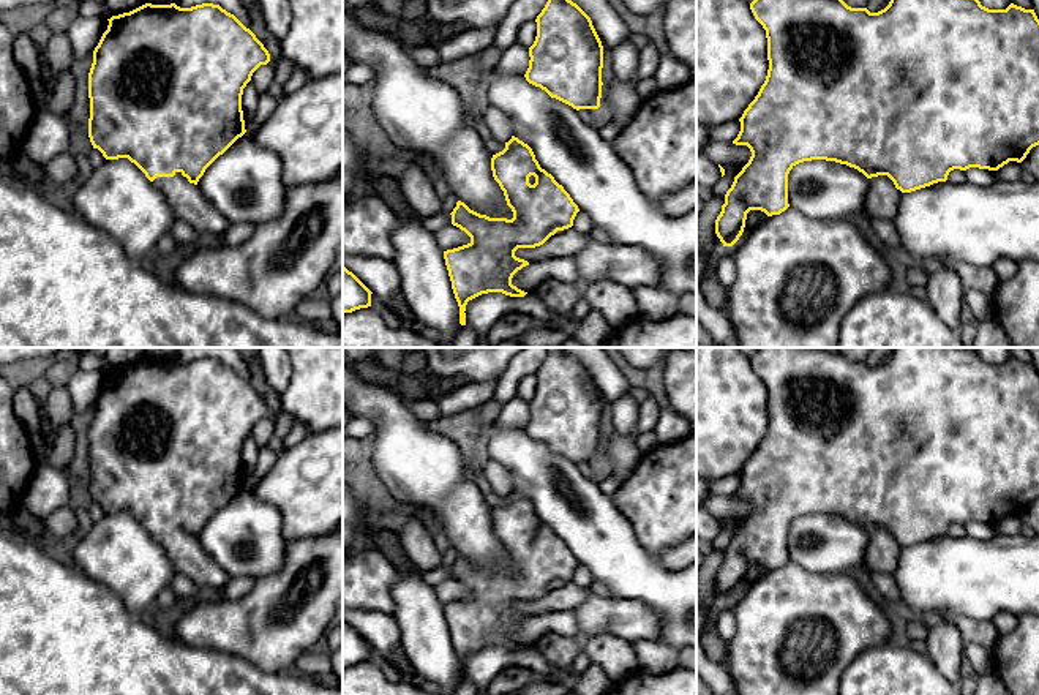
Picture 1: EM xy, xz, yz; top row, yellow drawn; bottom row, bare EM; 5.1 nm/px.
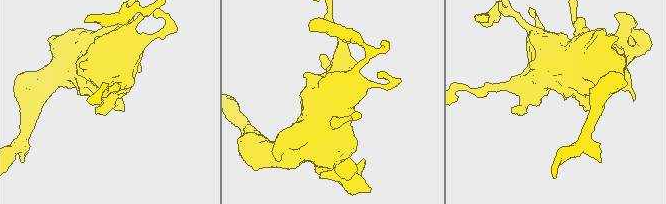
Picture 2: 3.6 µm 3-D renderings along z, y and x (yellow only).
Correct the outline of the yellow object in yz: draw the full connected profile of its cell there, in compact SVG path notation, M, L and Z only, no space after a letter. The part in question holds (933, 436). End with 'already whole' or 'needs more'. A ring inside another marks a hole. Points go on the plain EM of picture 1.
M760 348L750 363L766 384L769 423L755 453L744 464L741 485L733 494L752 505L748 517L734 531L725 548L725 558L715 573L715 588L723 600L733 600L744 586L747 567L761 564L767 570L780 569L788 558L788 528L804 515L826 513L846 518L862 526L873 540L865 564L880 573L892 575L902 547L911 547L938 535L946 535L954 523L970 521L998 524L1009 515L1022 517L1030 504L1039 499L1039 373L1034 363L1011 357L1006 363L988 363L976 351L962 348L892 348L889 359L870 366L867 362L848 360L838 348Z | needs more

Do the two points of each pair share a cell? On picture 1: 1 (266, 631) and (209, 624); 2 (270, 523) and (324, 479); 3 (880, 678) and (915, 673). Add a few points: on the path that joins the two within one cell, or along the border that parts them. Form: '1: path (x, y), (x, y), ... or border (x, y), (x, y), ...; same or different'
1: path (251, 627), (223, 624); same
2: border (253, 490), (277, 509), (288, 540); different
3: path (888, 678), (907, 678); same

